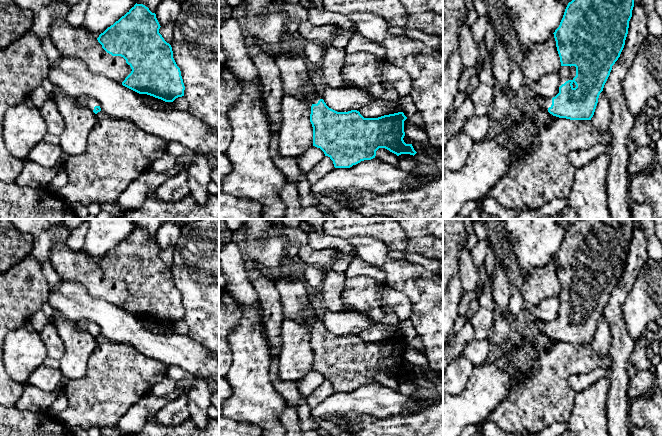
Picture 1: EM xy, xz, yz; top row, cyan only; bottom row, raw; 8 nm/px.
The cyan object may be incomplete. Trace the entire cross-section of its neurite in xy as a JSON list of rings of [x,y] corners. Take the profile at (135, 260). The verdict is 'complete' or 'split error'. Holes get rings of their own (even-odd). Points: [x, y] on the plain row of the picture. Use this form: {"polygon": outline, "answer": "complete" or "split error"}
{"polygon": [[[135,228],[124,240],[108,251],[97,262],[102,272],[112,280],[121,280],[131,291],[131,297],[122,309],[139,317],[147,318],[165,326],[173,326],[184,320],[185,310],[177,290],[172,271],[159,257],[160,248],[156,238],[143,228]]], "answer": "complete"}

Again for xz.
{"polygon": [[[280,275],[274,280],[285,318],[312,326],[310,346],[313,351],[313,370],[320,372],[325,380],[333,385],[335,392],[350,392],[361,385],[371,384],[375,382],[379,372],[385,372],[397,380],[401,378],[414,380],[417,377],[412,368],[406,368],[403,364],[404,345],[407,343],[403,336],[378,342],[364,342],[357,334],[337,336],[326,329],[318,315],[307,314],[306,310],[312,304],[313,298],[306,292],[301,278]]], "answer": "split error"}

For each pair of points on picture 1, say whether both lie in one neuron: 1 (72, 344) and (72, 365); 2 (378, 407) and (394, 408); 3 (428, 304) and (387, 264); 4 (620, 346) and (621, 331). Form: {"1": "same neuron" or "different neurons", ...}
{"1": "same neuron", "2": "same neuron", "3": "same neuron", "4": "same neuron"}

